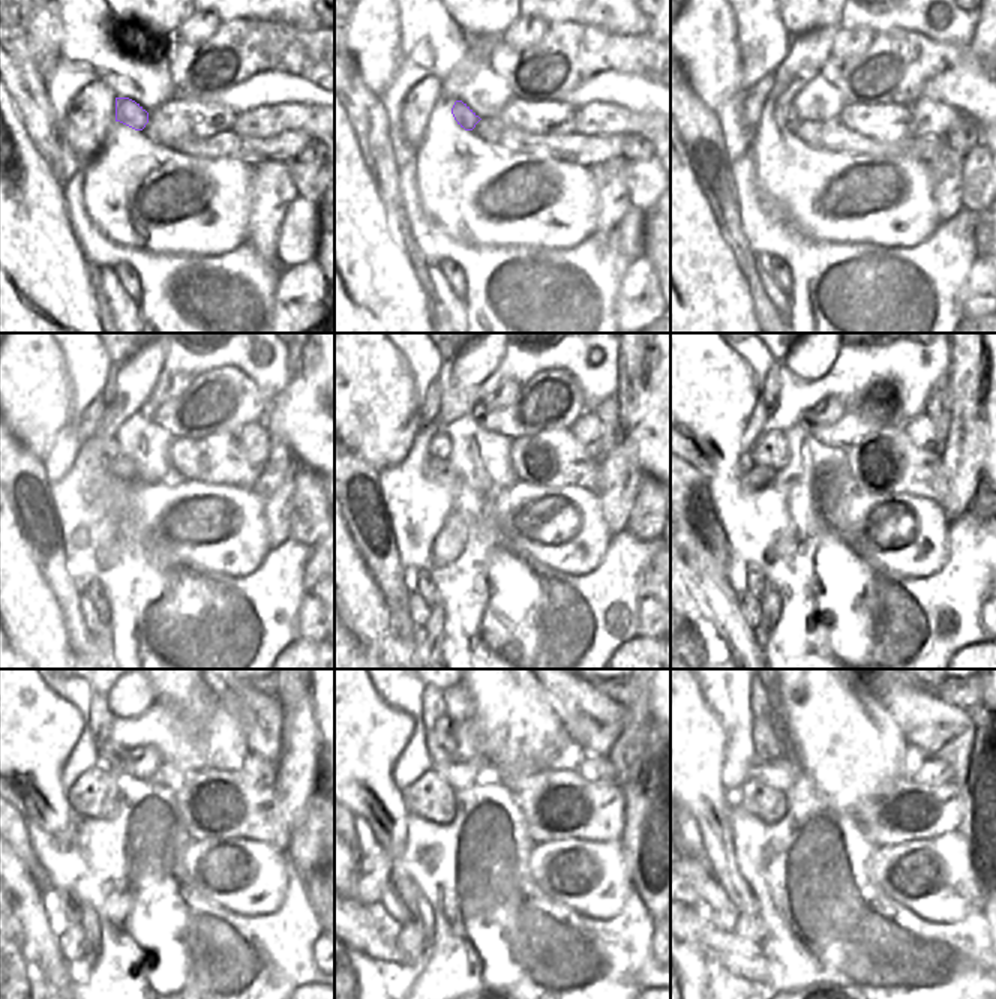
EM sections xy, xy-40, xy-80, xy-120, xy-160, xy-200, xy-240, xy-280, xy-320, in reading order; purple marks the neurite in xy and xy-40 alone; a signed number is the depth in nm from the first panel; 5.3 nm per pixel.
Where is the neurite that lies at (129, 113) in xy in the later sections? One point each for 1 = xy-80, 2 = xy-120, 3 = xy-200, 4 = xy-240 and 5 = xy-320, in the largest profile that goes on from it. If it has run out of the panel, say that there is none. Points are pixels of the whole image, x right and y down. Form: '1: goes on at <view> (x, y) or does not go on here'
1: goes on at xy-80 (791, 117)
2: goes on at xy-120 (110, 446)
3: goes on at xy-200 (770, 450)
4: goes on at xy-240 (93, 795)
5: goes on at xy-320 (768, 804)

